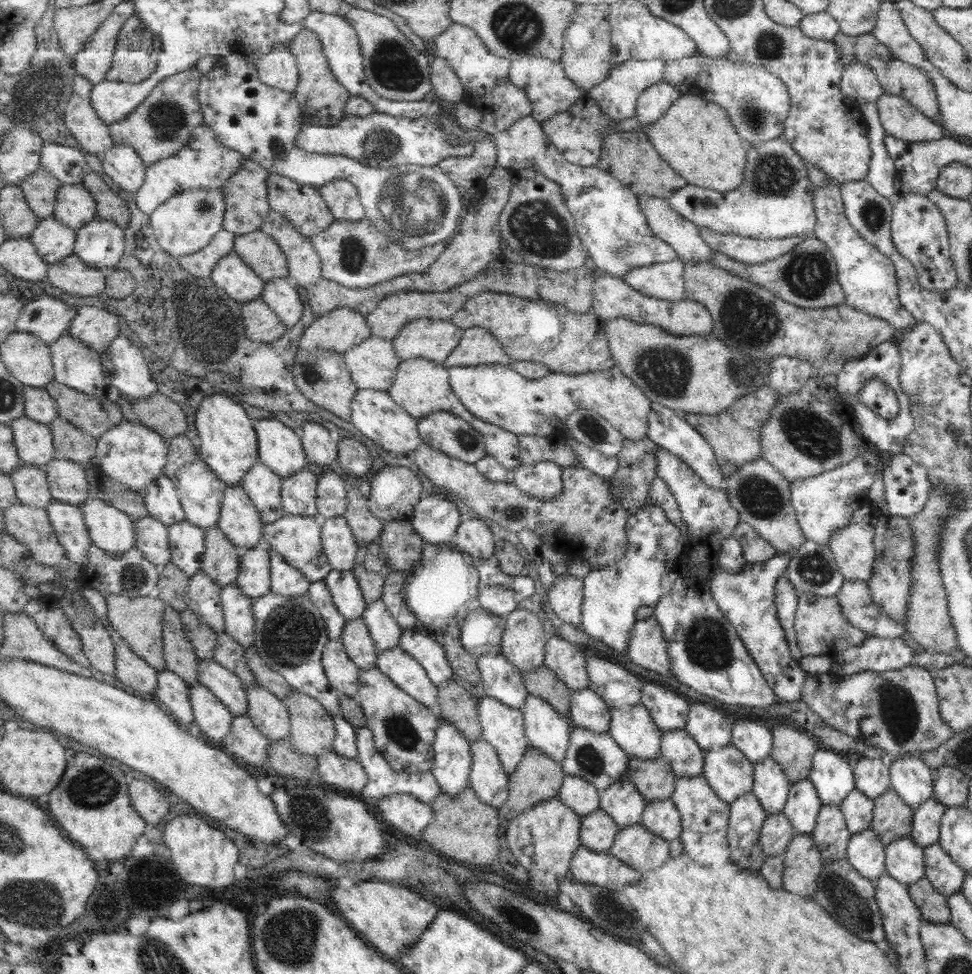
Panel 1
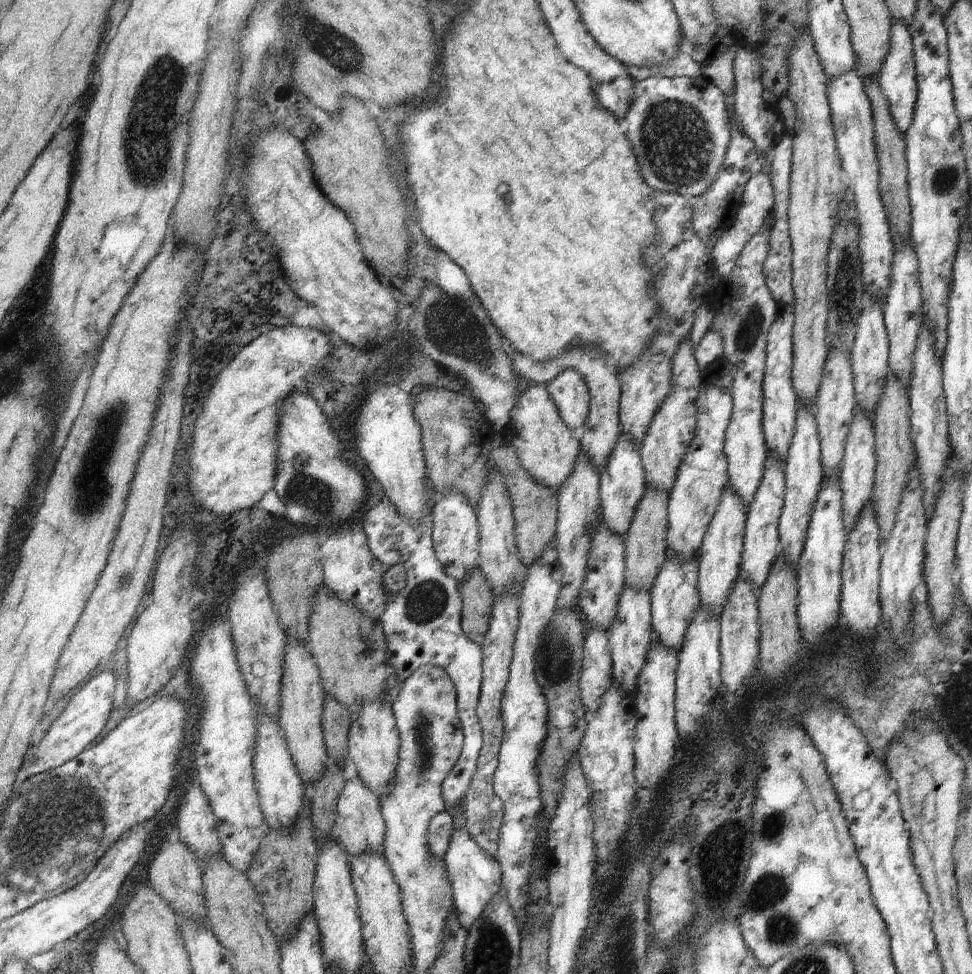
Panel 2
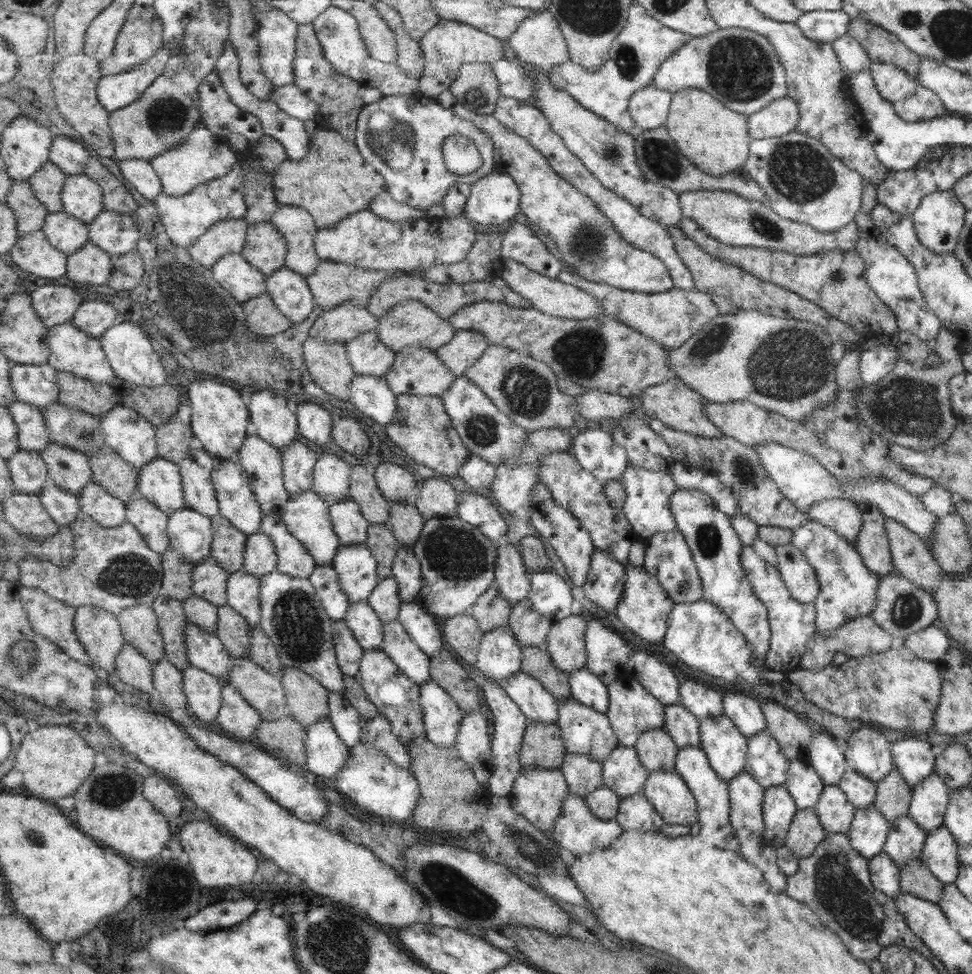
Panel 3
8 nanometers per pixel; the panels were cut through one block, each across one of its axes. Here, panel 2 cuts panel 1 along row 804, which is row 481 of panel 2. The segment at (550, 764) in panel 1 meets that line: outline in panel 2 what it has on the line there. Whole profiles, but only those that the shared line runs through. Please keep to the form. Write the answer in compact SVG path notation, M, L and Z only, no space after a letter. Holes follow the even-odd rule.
M504 435L500 439L493 442L492 460L495 468L503 474L507 491L510 493L520 561L529 567L545 554L551 540L554 540L556 536L558 530L558 492L553 488L547 488L545 484L539 484L539 480L535 480L529 470L523 468L518 449L513 445L513 442Z

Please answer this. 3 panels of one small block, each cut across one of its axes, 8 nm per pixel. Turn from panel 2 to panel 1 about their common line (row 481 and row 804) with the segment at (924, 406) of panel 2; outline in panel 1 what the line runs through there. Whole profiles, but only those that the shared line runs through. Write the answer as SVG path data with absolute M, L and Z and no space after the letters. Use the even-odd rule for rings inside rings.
M931 797L912 812L911 830L907 837L921 848L937 843L940 818L946 807Z

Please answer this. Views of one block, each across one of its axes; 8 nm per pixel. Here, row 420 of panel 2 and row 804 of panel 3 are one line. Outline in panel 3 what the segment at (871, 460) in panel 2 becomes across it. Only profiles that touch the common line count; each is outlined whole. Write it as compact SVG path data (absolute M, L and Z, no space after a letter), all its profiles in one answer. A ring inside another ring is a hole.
M847 768L836 786L843 792L845 799L853 806L853 809L865 809L874 803L874 782L866 780L863 776Z

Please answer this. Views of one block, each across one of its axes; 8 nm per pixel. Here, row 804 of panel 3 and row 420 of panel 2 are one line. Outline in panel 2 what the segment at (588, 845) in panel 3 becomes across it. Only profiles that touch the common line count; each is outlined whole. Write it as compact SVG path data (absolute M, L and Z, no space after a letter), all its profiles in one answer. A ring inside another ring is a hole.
M567 368L548 384L563 421L571 429L587 425L591 396L582 373L579 370Z

